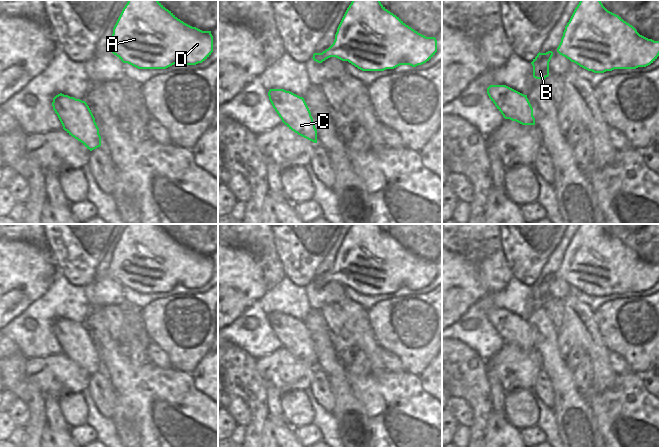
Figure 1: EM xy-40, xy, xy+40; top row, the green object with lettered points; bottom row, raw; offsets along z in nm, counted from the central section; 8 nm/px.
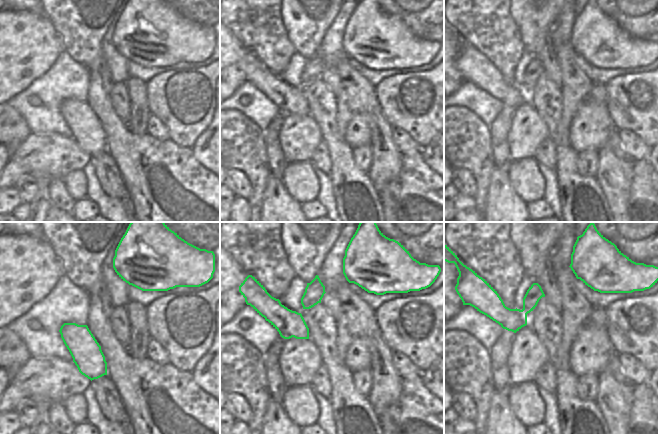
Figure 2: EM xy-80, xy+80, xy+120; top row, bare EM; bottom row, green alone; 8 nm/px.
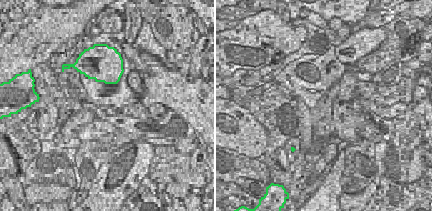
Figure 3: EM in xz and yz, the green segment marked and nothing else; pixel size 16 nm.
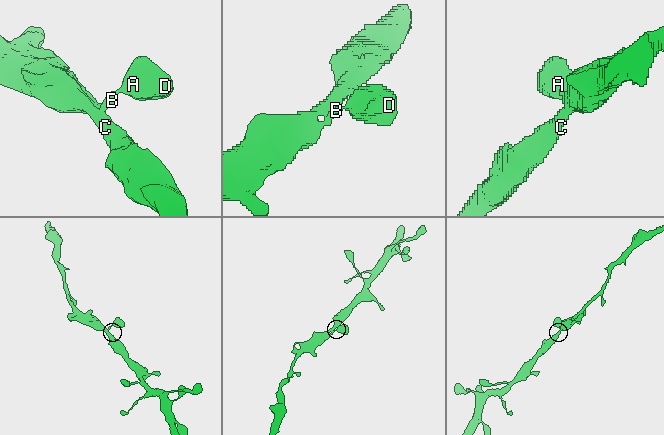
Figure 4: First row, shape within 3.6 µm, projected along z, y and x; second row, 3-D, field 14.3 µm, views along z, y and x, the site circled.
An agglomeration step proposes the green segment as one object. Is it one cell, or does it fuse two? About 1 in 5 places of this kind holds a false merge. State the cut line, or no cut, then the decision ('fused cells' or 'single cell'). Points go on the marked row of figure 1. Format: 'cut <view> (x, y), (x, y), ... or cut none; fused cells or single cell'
cut none; single cell

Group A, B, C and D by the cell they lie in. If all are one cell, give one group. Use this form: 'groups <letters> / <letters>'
groups A B C D

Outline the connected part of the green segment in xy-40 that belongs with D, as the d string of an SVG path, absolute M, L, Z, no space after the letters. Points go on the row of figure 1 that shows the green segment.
M128 0L113 28L109 50L123 63L138 69L166 69L176 63L196 65L213 52L213 36L211 31L202 31L184 23L158 0Z

